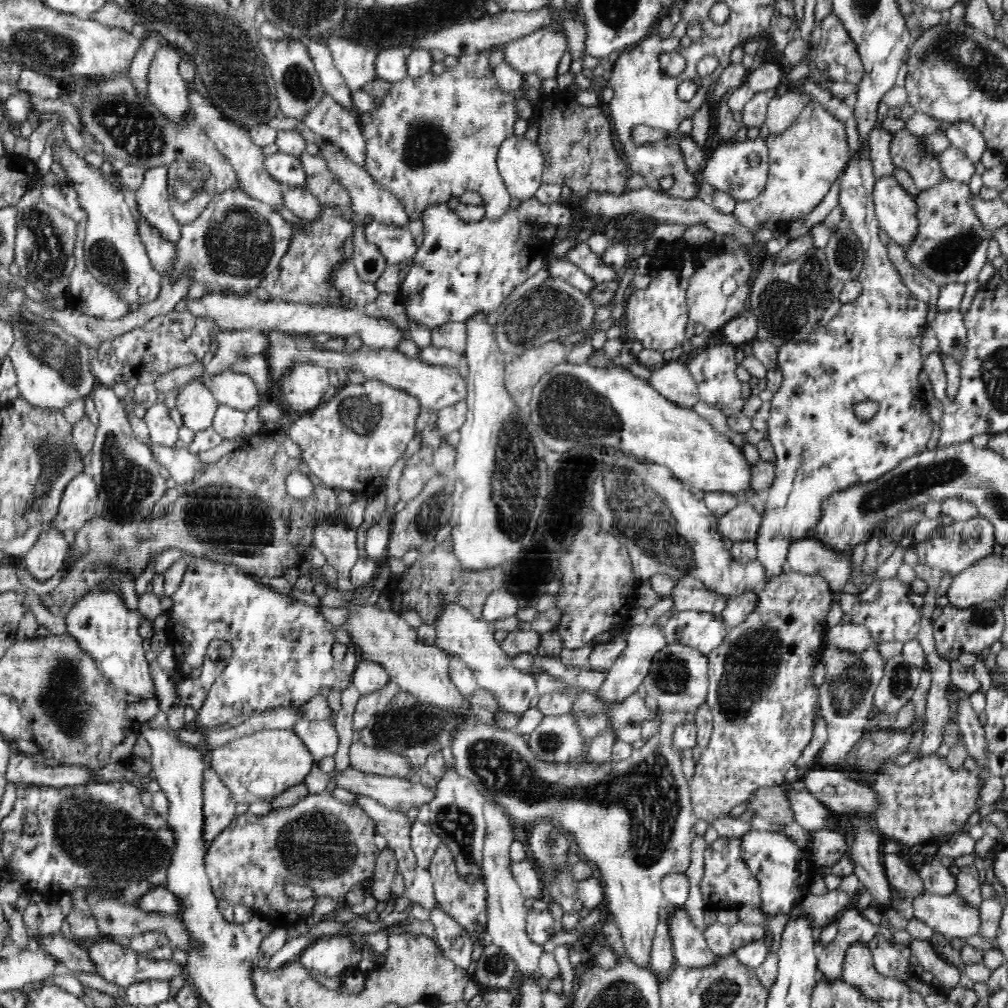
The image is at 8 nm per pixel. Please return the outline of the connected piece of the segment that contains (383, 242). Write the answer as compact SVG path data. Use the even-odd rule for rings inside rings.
M373 221L365 226L365 238L378 248L387 265L413 259L418 250L409 226L384 226Z

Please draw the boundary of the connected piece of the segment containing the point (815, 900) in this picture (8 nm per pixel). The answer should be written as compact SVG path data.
M838 888L826 890L821 895L807 893L800 899L798 905L807 914L813 927L825 927L833 923L836 914L846 910L853 900L854 897Z

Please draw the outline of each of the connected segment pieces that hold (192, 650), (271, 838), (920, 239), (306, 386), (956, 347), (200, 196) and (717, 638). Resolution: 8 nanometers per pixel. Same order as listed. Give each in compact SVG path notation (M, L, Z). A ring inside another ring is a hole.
M192 556L187 561L187 569L183 574L182 582L180 586L176 589L176 592L171 596L171 609L166 612L167 624L163 626L165 634L167 636L167 644L172 645L174 651L174 658L177 668L183 672L187 677L197 677L201 674L203 667L204 654L206 654L206 648L209 642L214 639L220 639L223 641L228 641L232 645L232 658L228 663L228 666L222 670L222 674L218 676L218 680L214 682L212 689L208 692L208 697L204 700L203 706L197 714L197 723L200 728L212 728L220 725L226 724L231 718L237 716L251 717L253 714L258 714L260 712L266 712L267 710L274 708L282 708L282 706L292 706L293 708L301 708L308 702L311 698L320 694L321 688L329 688L330 691L344 691L349 688L353 682L353 674L358 666L361 659L361 655L357 650L357 645L352 642L349 634L340 627L334 626L318 611L316 612L316 607L312 607L303 601L296 599L292 594L283 594L275 592L266 580L254 577L246 573L243 569L238 568L234 563L219 563L204 557L194 557ZM340 642L340 644L346 644L347 651L344 658L339 663L334 661L332 657L332 645Z
M324 792L320 794L309 794L303 799L300 799L294 806L289 806L283 809L272 808L268 814L263 816L253 815L250 811L236 815L232 823L221 832L221 834L211 843L211 846L207 848L205 852L205 869L213 889L213 893L219 900L228 900L228 902L234 906L236 904L242 904L246 908L251 908L255 913L266 918L274 927L279 927L281 925L293 925L300 920L303 920L305 916L310 914L311 910L314 908L316 901L321 896L328 896L336 904L343 903L345 894L351 890L351 888L357 883L361 882L367 885L372 878L375 871L376 859L378 858L380 851L375 846L375 835L377 831L375 830L375 823L370 818L370 815L358 804L350 804L340 802L337 798L334 798L329 792ZM284 884L298 884L298 886L308 886L312 889L313 896L304 900L294 900L294 898L286 894L286 886Z
M945 179L938 186L930 188L930 190L922 190L915 197L918 206L919 226L916 239L910 247L906 248L907 258L918 271L924 273L939 288L946 286L946 284L954 284L954 282L966 285L971 281L976 281L982 267L987 263L988 239L991 233L984 229L974 207L969 203L971 194L968 184Z
M304 364L299 365L291 370L287 378L282 381L282 392L288 407L291 410L306 413L313 411L323 402L323 396L328 392L330 383L328 383L328 371L322 366Z
M952 309L945 313L936 313L931 322L931 328L934 330L938 339L938 352L945 356L952 356L957 362L962 362L966 354L966 335L964 317L959 310Z
M195 161L169 165L166 179L170 209L181 226L194 222L217 193L215 177L207 165Z
M683 610L672 615L664 624L663 631L666 635L667 643L680 643L684 646L690 646L707 656L711 650L721 645L721 642L728 633L728 626L721 618L715 618L714 613Z

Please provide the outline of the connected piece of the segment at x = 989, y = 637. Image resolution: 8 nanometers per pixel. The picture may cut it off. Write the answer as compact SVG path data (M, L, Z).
M997 601L982 602L968 608L958 608L948 604L933 623L936 650L947 660L957 659L962 652L980 654L981 650L991 647L1001 638L1004 626L1005 616Z

